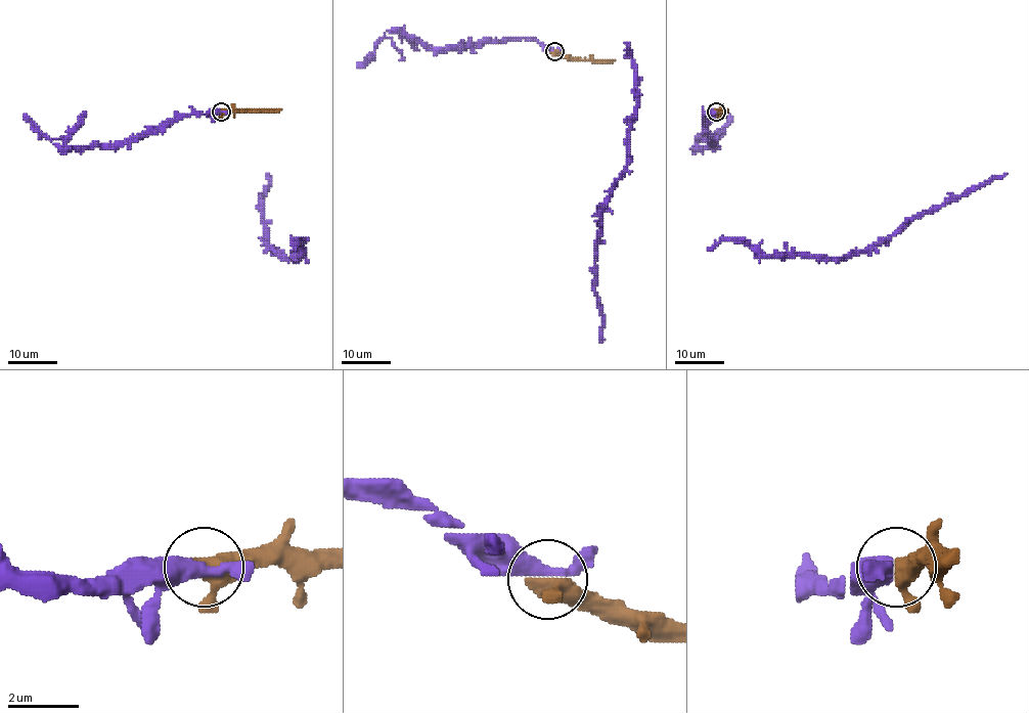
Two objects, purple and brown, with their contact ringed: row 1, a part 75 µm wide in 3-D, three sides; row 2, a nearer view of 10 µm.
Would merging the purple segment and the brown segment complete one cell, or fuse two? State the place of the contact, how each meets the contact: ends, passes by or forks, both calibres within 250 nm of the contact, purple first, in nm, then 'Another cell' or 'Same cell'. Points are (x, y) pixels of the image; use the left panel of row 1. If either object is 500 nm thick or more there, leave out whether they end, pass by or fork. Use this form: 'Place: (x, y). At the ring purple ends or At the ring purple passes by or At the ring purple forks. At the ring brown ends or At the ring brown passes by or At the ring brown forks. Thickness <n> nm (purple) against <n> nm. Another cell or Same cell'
Place: (221, 112). Thickness 380 nm (purple) against 500 nm. Same cell

